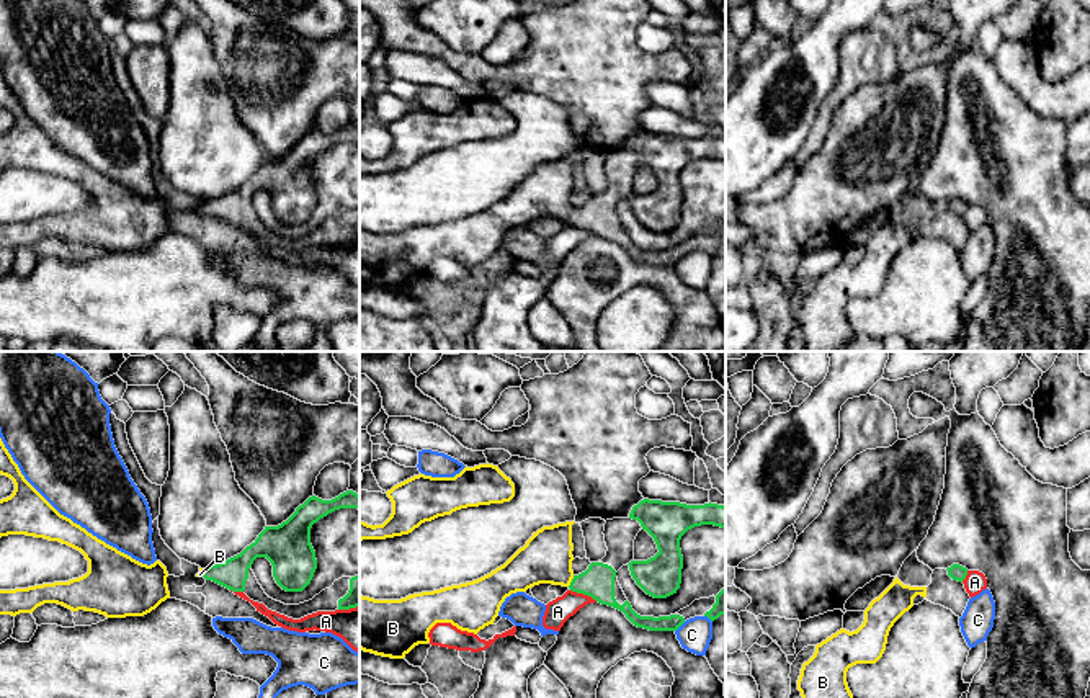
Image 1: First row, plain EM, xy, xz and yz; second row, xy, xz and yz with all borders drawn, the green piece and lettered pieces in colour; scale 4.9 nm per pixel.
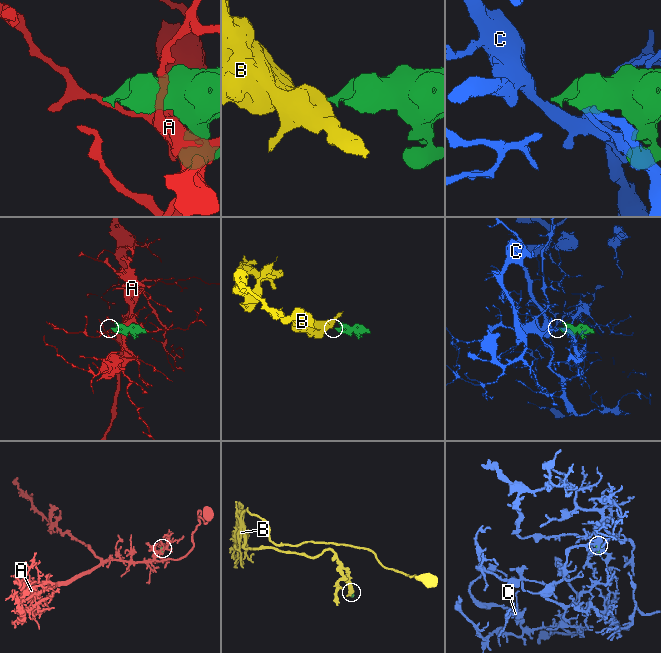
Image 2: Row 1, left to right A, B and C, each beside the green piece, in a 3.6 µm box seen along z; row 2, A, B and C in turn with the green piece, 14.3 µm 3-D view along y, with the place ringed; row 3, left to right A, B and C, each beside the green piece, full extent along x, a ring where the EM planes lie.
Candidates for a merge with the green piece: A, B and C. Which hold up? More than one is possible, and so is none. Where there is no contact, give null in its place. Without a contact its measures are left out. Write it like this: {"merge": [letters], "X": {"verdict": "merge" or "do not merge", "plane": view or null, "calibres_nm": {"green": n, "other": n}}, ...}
{"merge": ["B"], "A": {"verdict": "do not merge", "plane": "xz", "calibres_nm": {"green": 160, "other": 120}}, "B": {"verdict": "merge", "plane": "xz", "calibres_nm": {"green": 160, "other": 260}}, "C": {"verdict": "do not merge", "plane": "xz", "calibres_nm": {"green": 80, "other": 160}}}

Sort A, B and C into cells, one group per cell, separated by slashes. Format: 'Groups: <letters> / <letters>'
Groups: A / B / C

